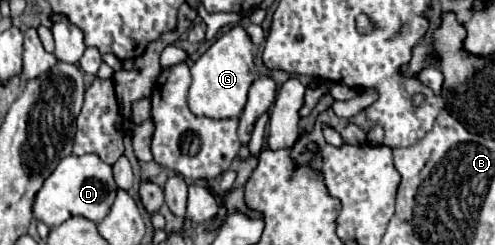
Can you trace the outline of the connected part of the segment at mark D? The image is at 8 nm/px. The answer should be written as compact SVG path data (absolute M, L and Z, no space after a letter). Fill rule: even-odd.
M67 155L59 161L55 171L45 179L41 191L35 197L33 213L39 221L49 227L57 227L73 215L81 215L99 223L109 213L117 195L117 185L113 179L113 169L97 155Z

